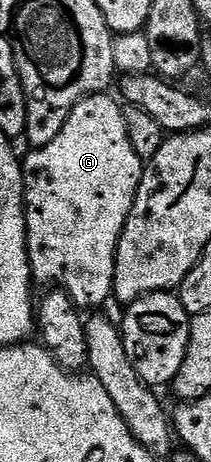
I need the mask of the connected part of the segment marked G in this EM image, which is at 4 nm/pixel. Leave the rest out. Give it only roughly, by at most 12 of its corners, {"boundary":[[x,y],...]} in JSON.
{"boundary":[[122,103],[71,108],[21,168],[33,281],[113,298],[141,183]]}

